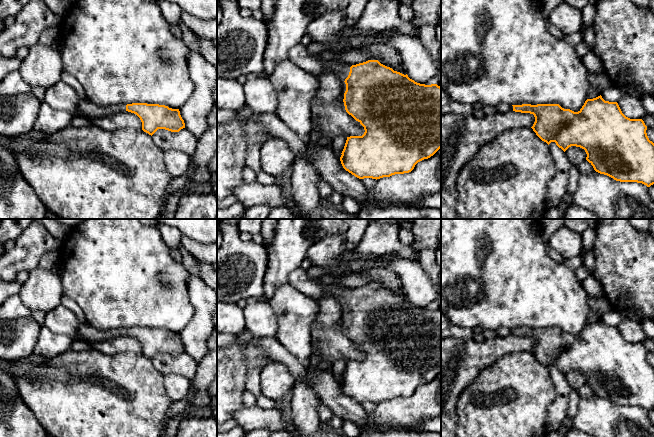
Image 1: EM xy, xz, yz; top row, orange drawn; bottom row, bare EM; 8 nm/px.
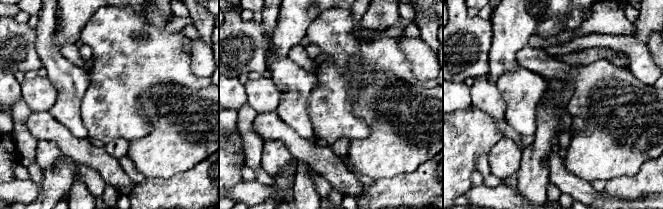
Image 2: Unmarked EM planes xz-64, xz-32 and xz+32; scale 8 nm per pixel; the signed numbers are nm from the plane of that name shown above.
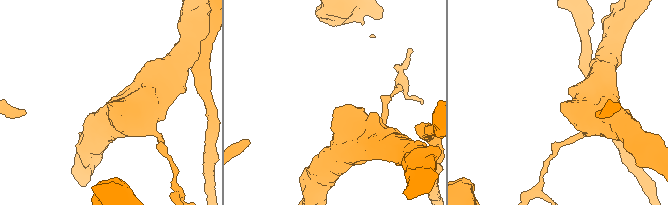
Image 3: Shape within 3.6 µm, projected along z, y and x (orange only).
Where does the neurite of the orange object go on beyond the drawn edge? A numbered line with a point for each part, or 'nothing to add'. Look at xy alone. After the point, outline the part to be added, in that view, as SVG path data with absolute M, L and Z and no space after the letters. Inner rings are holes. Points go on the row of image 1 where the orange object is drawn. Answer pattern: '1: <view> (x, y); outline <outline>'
1: xy (86, 108); outline M83 98L78 104L78 113L80 116L86 116L91 119L104 117L126 111L126 104L115 104L109 106L100 106L92 103L87 98Z

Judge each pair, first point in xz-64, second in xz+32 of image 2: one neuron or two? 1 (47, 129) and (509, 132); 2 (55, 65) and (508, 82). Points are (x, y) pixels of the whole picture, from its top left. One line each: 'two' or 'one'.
1: one
2: one

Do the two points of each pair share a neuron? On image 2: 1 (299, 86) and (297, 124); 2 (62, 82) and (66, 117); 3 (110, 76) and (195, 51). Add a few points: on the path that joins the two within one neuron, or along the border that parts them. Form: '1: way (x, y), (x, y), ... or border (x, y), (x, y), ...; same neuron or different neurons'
1: way (295, 95), (295, 114); same neuron
2: way (66, 91), (66, 108); same neuron
3: border (190, 39), (187, 51), (190, 70), (195, 76); different neurons

